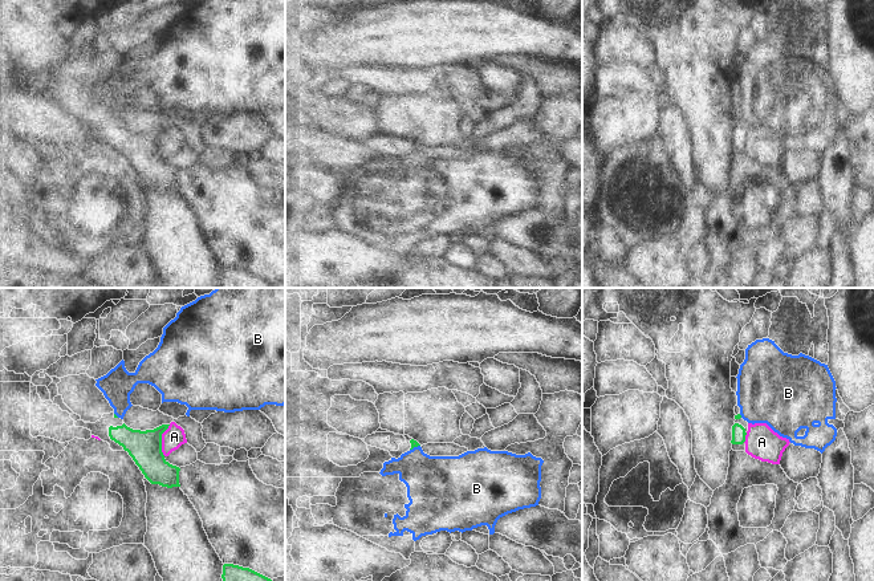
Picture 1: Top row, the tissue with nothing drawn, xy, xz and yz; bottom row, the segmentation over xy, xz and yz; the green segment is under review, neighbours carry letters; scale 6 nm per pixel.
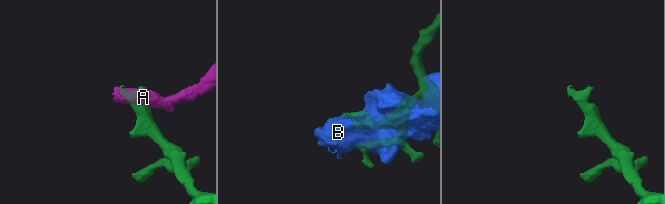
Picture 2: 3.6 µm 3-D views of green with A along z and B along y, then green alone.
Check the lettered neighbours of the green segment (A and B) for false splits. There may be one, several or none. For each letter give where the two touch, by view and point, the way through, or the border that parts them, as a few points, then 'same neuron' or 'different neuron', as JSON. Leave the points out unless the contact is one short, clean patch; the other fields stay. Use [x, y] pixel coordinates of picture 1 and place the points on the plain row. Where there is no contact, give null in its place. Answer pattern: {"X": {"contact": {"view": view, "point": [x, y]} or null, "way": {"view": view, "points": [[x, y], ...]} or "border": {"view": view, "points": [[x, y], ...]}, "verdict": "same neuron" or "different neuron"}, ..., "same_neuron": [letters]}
{"A": {"contact": {"view": "xy", "point": [161, 143]}, "verdict": "different neuron"}, "B": {"contact": {"view": "xz", "point": [414, 149]}, "verdict": "different neuron"}, "same_neuron": []}

